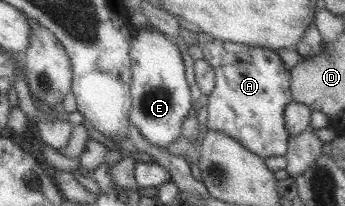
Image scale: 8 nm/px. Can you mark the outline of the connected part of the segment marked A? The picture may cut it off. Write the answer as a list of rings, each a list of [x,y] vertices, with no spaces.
[[[199,31],[196,34],[196,44],[215,72],[215,83],[212,92],[206,98],[206,130],[222,132],[248,151],[261,159],[268,156],[285,156],[288,144],[288,131],[284,127],[284,108],[292,101],[290,92],[290,73],[284,68],[280,57],[272,49],[249,47],[246,45],[218,40],[213,36]]]

